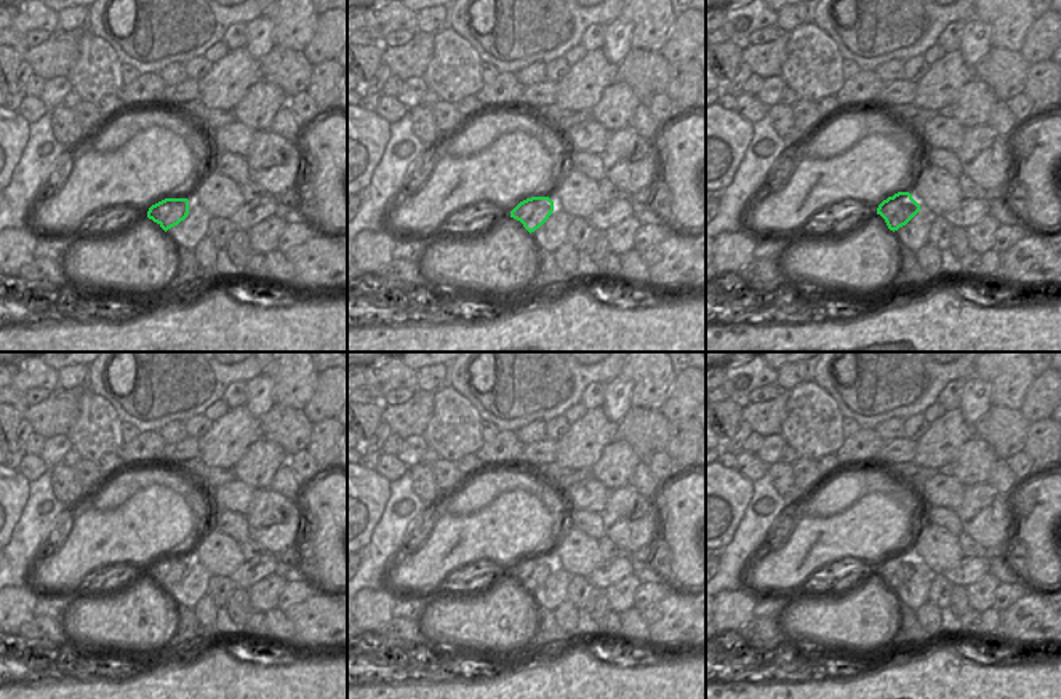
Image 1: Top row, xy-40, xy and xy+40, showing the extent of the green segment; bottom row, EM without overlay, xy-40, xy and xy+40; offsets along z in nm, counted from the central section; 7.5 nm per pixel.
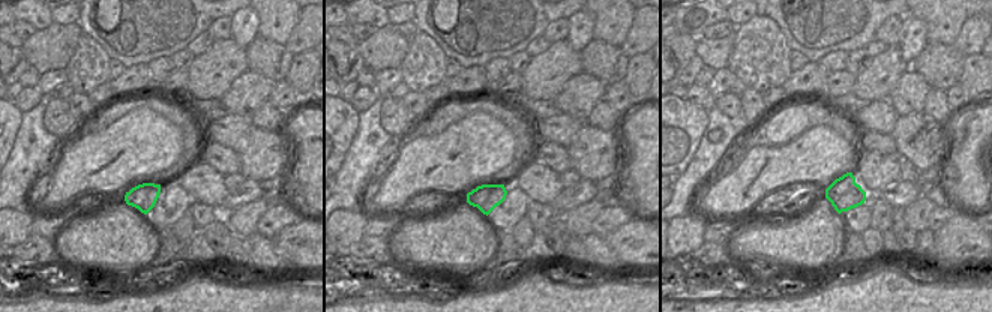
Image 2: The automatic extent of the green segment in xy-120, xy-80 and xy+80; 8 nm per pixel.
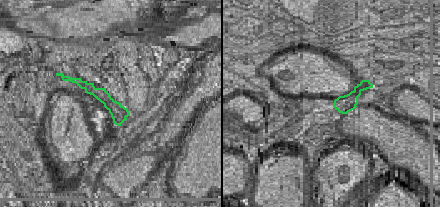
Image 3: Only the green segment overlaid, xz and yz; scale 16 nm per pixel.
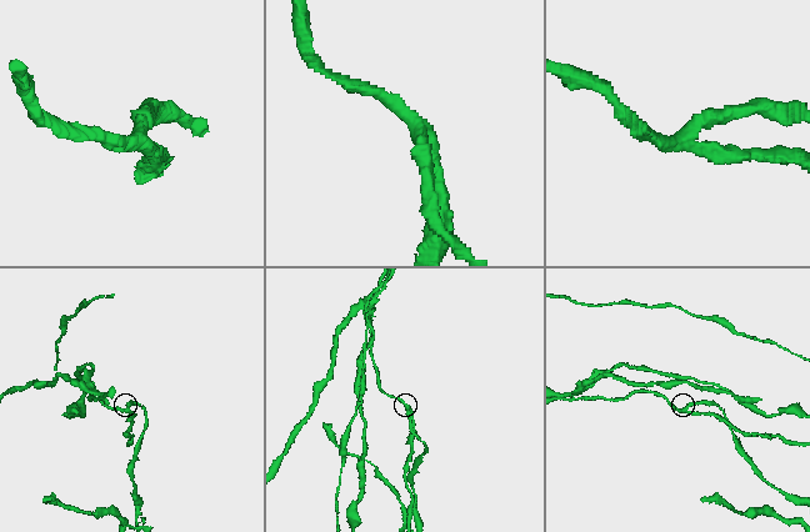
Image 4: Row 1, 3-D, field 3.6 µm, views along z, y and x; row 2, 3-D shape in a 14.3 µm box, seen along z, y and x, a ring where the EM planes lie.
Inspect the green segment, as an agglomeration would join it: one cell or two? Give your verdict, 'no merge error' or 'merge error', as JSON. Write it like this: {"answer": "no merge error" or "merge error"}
{"answer": "merge error"}

